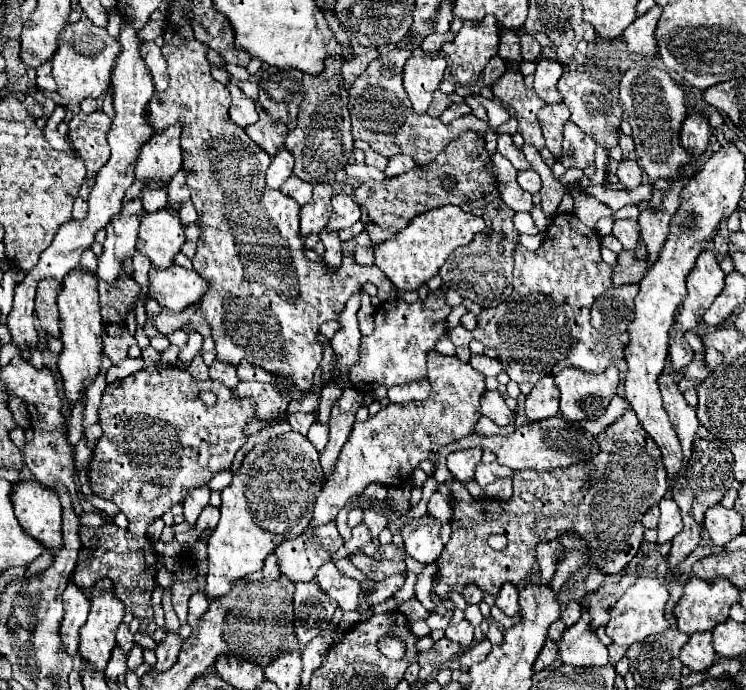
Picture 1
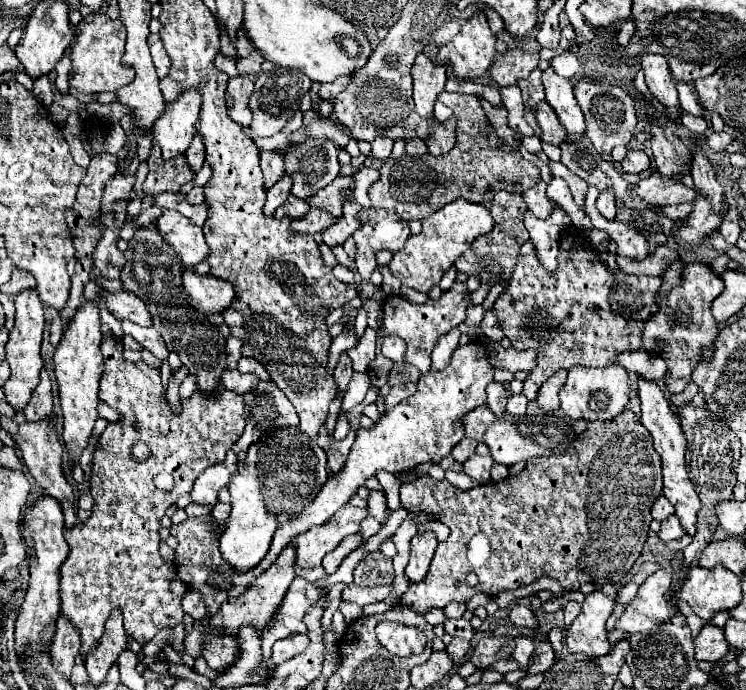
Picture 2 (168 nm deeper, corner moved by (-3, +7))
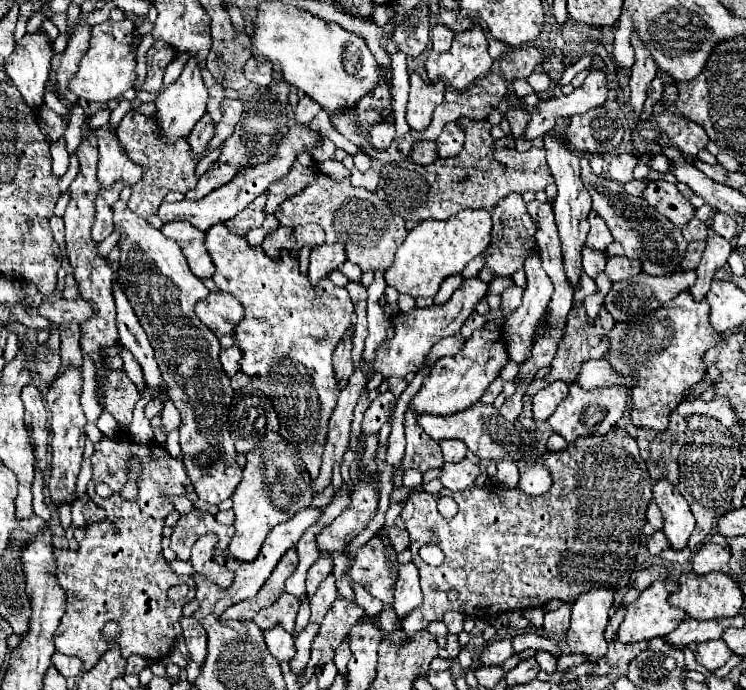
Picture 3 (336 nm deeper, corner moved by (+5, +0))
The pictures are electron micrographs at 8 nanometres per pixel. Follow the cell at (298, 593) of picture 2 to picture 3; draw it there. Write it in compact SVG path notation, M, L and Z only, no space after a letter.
M283 592L275 604L259 610L259 614L253 618L253 622L261 630L267 630L267 628L273 628L273 626L281 626L289 634L293 634L297 610L299 610L299 598Z

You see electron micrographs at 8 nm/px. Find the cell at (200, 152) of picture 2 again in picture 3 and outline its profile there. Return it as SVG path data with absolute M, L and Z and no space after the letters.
M205 114L205 116L195 124L195 128L191 130L191 134L189 134L189 138L187 138L187 142L189 142L189 146L191 146L191 152L193 152L195 156L203 154L205 148L207 148L207 144L209 144L209 140L213 138L213 134L215 134L215 124L213 124L211 116Z

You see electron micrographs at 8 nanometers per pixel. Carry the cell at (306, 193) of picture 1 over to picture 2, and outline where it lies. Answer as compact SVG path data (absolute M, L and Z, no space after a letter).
M289 195L287 203L285 203L283 207L279 207L279 209L277 209L275 217L277 217L277 219L281 219L281 217L301 219L301 217L305 217L305 213L307 213L307 211L309 211L309 207L307 207L307 203L305 203L303 199L297 199L295 195Z

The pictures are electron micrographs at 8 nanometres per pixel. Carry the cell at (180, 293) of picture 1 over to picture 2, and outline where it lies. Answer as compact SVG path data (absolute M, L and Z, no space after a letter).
M193 271L183 273L183 287L189 295L191 307L205 315L217 315L231 307L235 299L235 289L231 283L217 279L213 275L199 277Z

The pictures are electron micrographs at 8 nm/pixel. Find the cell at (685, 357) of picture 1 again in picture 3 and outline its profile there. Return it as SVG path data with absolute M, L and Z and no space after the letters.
M689 290L679 292L671 302L651 312L639 322L615 324L611 334L611 354L607 360L619 374L639 374L639 386L633 386L631 420L637 428L653 428L663 432L669 414L681 402L683 390L697 384L703 374L703 354L721 342L721 334L709 324L709 304L697 302Z

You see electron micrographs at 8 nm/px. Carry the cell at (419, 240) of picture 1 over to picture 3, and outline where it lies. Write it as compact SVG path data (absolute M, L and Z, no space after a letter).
M461 210L447 220L425 220L407 234L393 266L385 272L385 280L397 292L411 294L413 298L433 298L447 276L459 274L469 260L487 248L489 234L491 216L487 210Z

